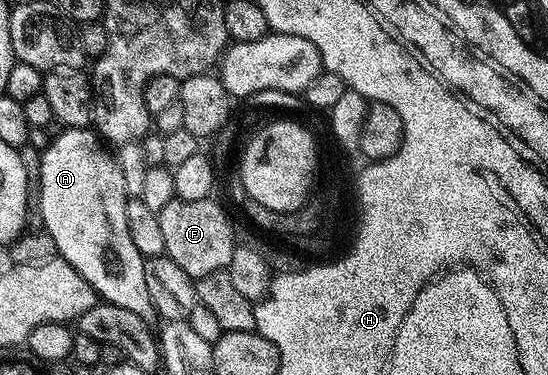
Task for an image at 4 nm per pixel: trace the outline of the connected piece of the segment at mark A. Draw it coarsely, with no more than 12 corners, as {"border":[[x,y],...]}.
{"border":[[91,129],[40,156],[43,229],[118,308],[153,313],[119,161]]}

